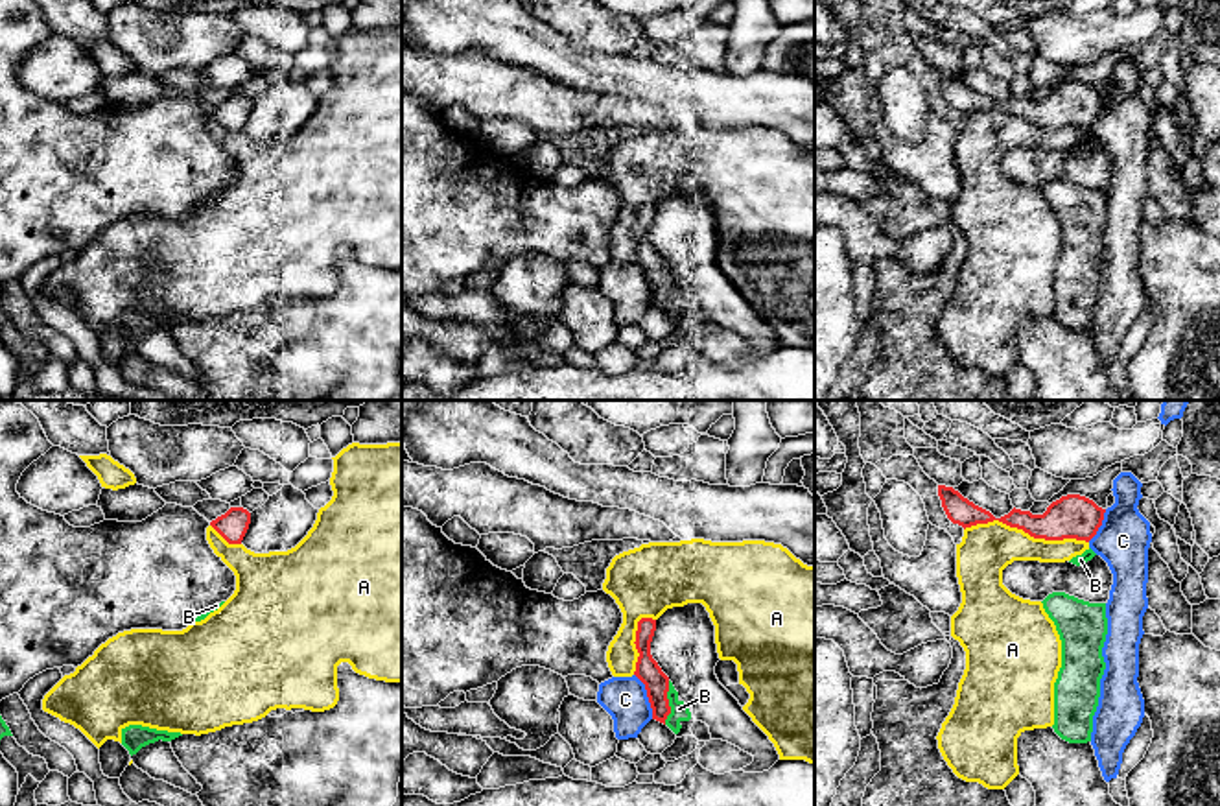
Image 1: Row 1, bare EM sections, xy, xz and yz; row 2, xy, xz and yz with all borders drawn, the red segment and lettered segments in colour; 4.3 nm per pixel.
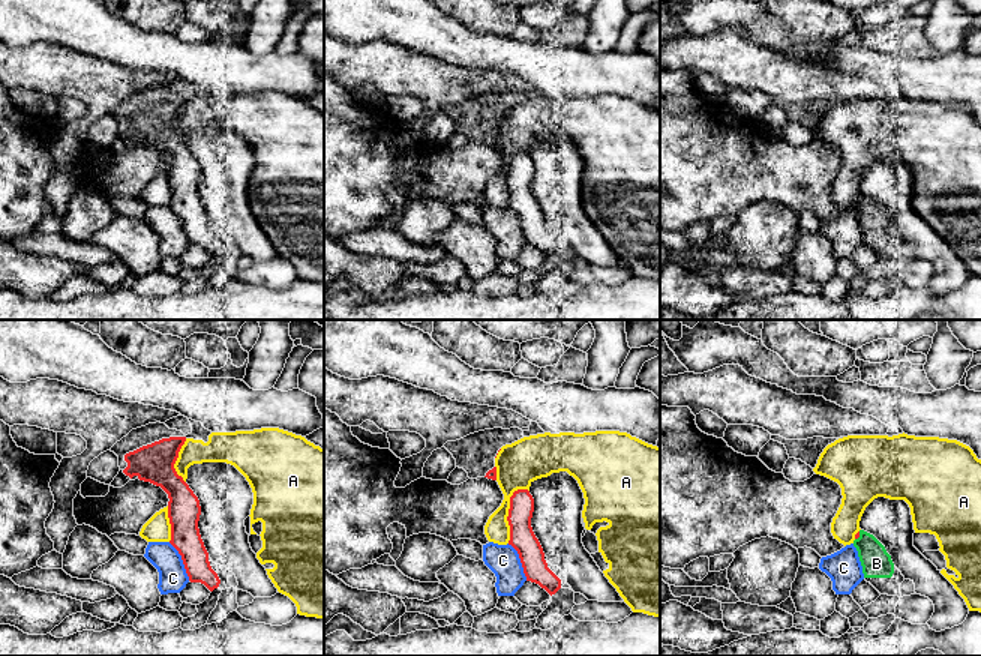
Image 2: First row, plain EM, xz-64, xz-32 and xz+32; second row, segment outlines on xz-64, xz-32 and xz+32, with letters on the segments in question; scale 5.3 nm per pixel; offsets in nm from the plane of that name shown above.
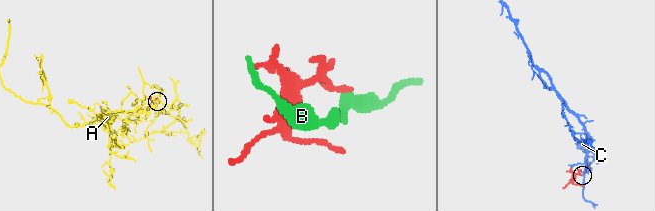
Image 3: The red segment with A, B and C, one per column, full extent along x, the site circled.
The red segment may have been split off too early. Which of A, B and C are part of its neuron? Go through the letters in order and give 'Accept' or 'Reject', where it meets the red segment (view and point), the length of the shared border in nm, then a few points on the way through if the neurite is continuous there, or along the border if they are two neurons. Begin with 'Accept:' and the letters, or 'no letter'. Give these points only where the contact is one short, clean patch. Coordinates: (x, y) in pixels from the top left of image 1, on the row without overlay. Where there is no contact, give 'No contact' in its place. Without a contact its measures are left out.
Accept: no letter
A: Reject. Touches red at yz (1027, 118). Shared border 550 nm
B: Reject. Touches red at xz (668, 290). Shared border 190 nm. Boundary: xz (669, 268), (669, 301), (664, 310)
C: Reject. Touches red at xz (647, 283). Shared border 220 nm. Boundary: xz (634, 260), (644, 272), (653, 305)

